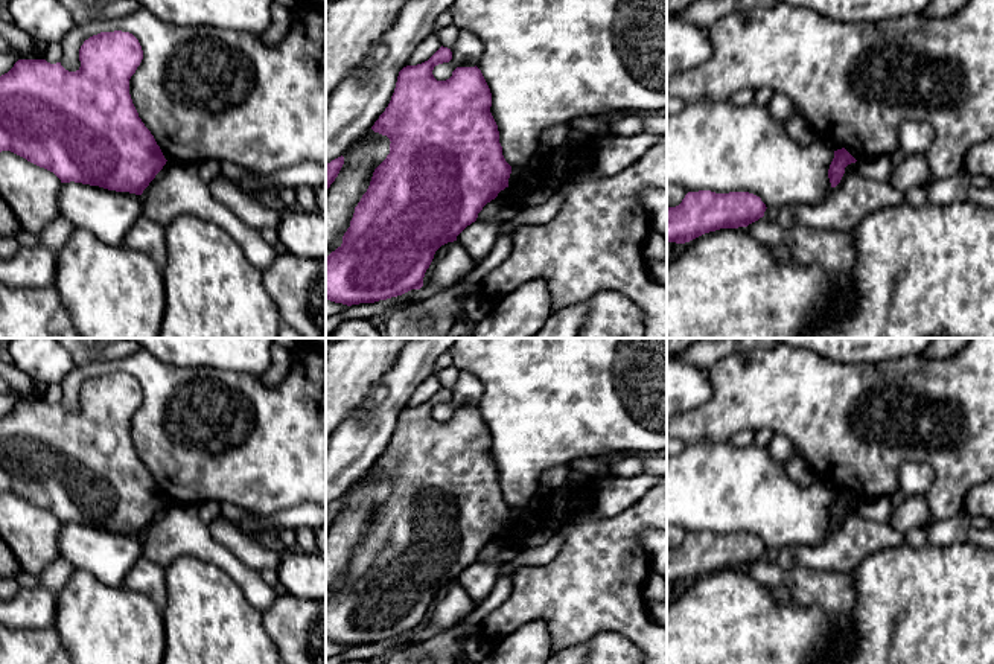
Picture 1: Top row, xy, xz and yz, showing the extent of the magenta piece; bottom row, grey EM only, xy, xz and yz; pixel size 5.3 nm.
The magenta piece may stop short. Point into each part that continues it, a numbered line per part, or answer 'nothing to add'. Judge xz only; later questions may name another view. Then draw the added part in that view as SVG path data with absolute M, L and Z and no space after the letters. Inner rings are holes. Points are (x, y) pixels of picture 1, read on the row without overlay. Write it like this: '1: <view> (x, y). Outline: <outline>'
nothing to add

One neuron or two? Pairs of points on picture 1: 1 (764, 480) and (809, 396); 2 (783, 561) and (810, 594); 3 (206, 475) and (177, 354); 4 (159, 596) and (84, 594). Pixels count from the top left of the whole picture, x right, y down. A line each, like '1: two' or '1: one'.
1: two
2: two
3: two
4: two

